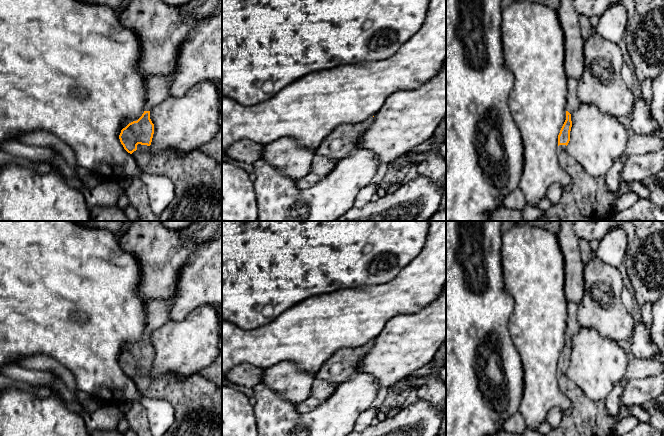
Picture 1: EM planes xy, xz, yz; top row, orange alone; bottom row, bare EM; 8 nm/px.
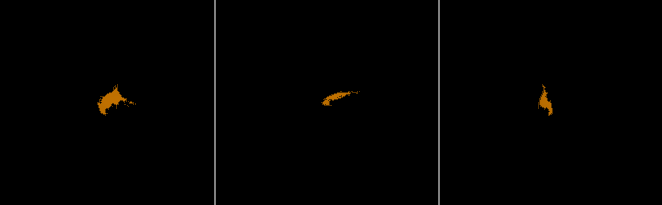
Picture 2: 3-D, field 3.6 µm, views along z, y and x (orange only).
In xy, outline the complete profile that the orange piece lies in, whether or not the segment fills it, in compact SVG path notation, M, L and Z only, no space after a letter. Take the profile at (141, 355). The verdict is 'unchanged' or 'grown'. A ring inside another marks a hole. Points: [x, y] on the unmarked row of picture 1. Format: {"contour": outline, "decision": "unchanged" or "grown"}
{"contour": "M170 298L146 302L147 318L144 337L140 342L127 342L124 345L125 351L119 359L120 366L146 399L164 399L173 406L175 422L163 436L222 436L222 388L203 377L200 373L180 379L174 375L155 378L137 373L138 368L151 369L154 348L150 343L150 335L169 320L169 303Z", "decision": "grown"}

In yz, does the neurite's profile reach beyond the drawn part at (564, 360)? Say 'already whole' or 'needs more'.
needs more

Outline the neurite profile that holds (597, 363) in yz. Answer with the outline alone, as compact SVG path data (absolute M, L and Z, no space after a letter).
M582 327L571 337L572 351L567 376L590 399L605 400L614 385L625 379L629 362L628 354L618 342L602 337L595 328Z

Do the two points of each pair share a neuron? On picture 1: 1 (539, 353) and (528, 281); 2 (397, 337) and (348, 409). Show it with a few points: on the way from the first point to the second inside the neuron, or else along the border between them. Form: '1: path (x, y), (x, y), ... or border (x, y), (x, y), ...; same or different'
1: path (539, 335), (539, 299); same
2: border (356, 372), (370, 374), (376, 380), (379, 387); different

